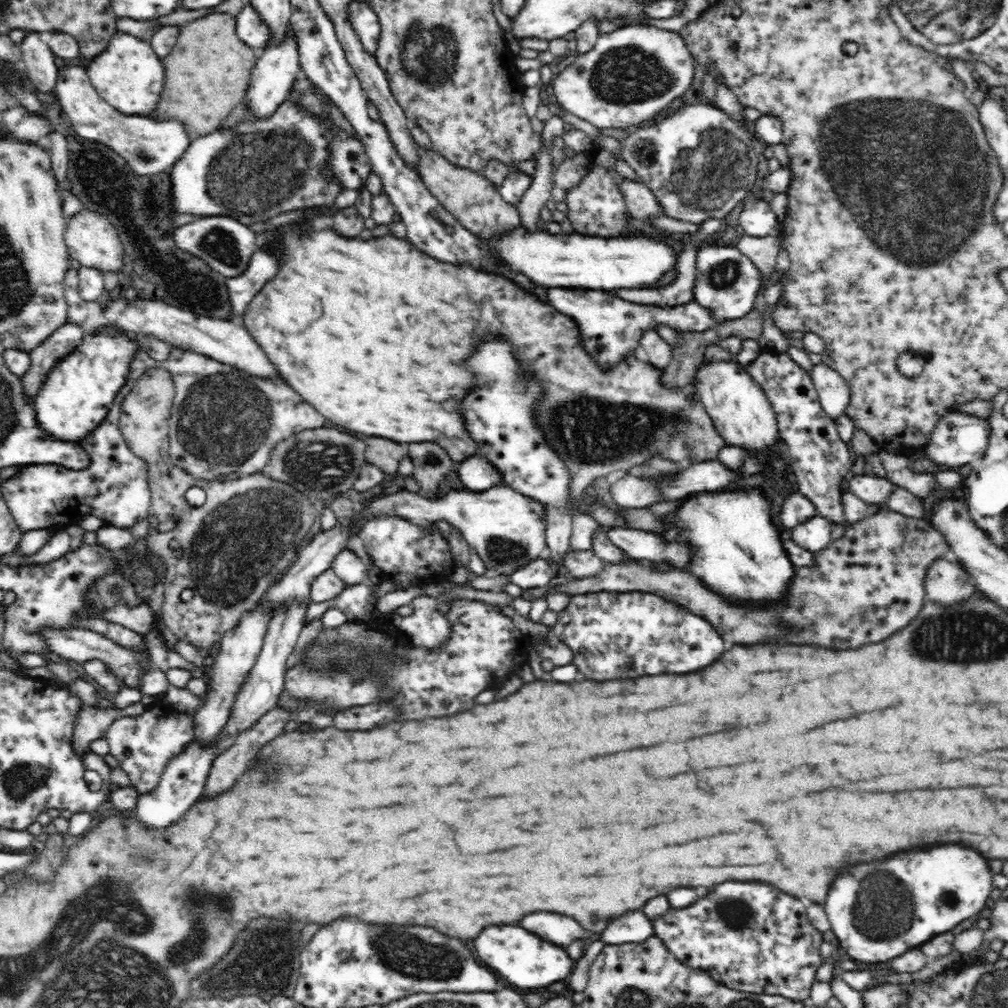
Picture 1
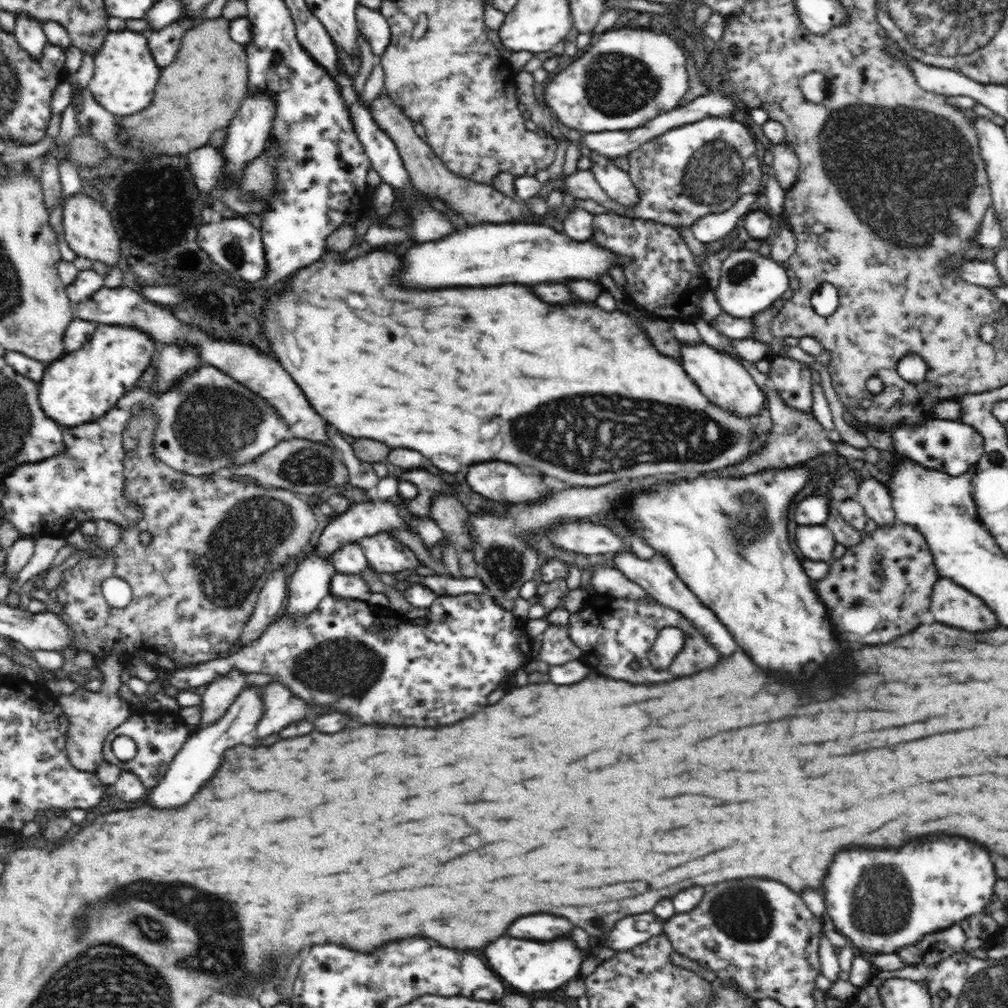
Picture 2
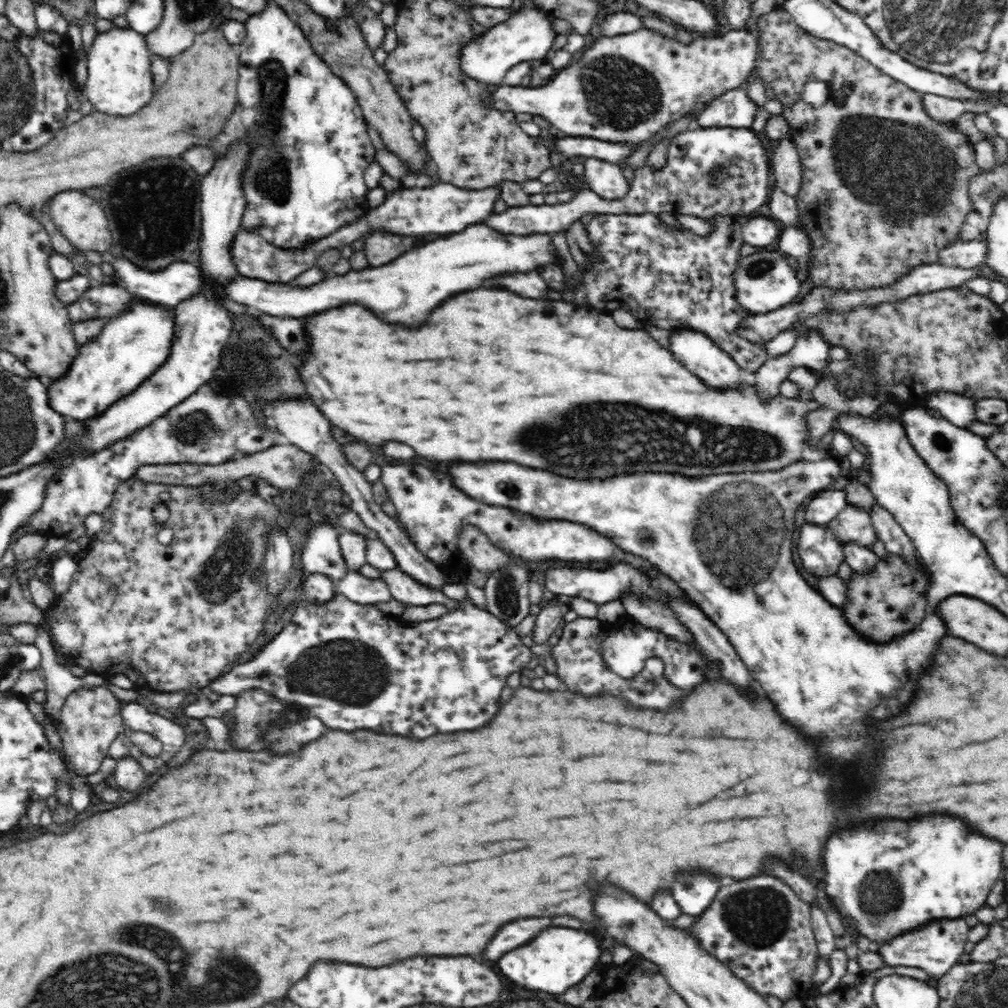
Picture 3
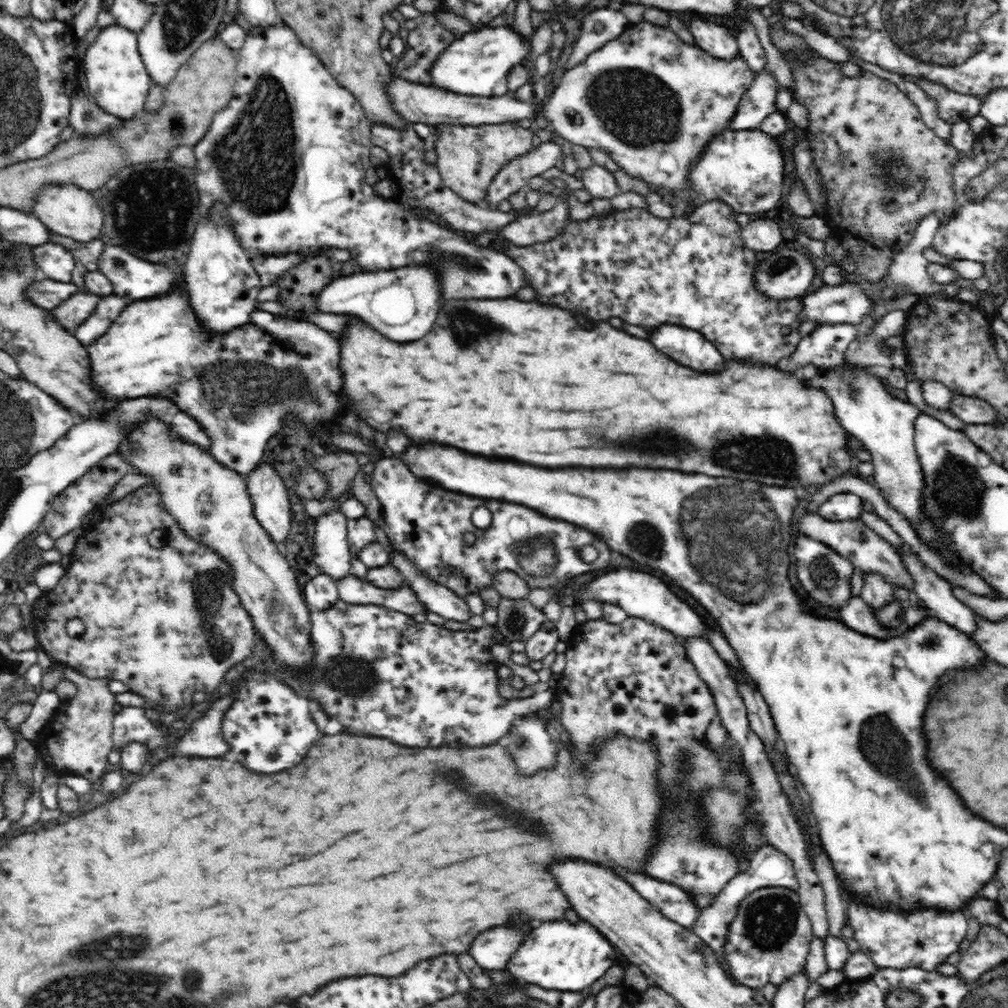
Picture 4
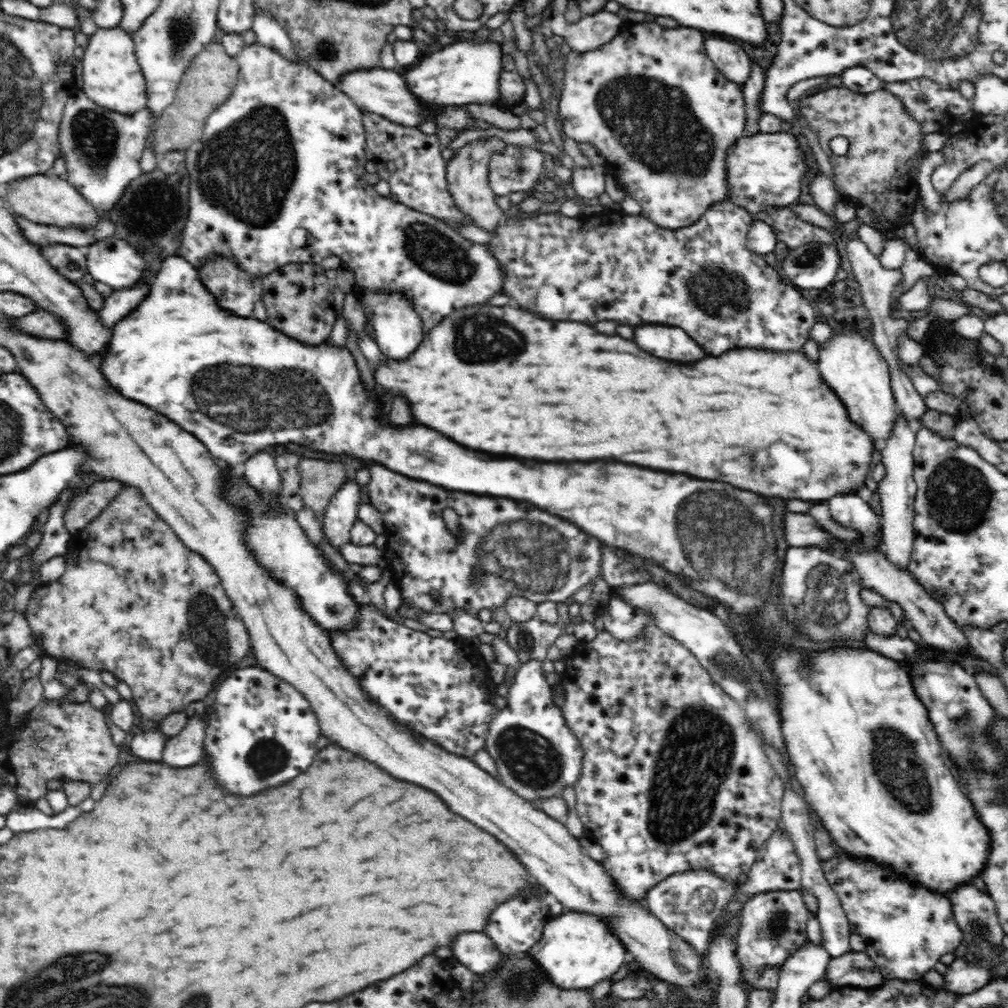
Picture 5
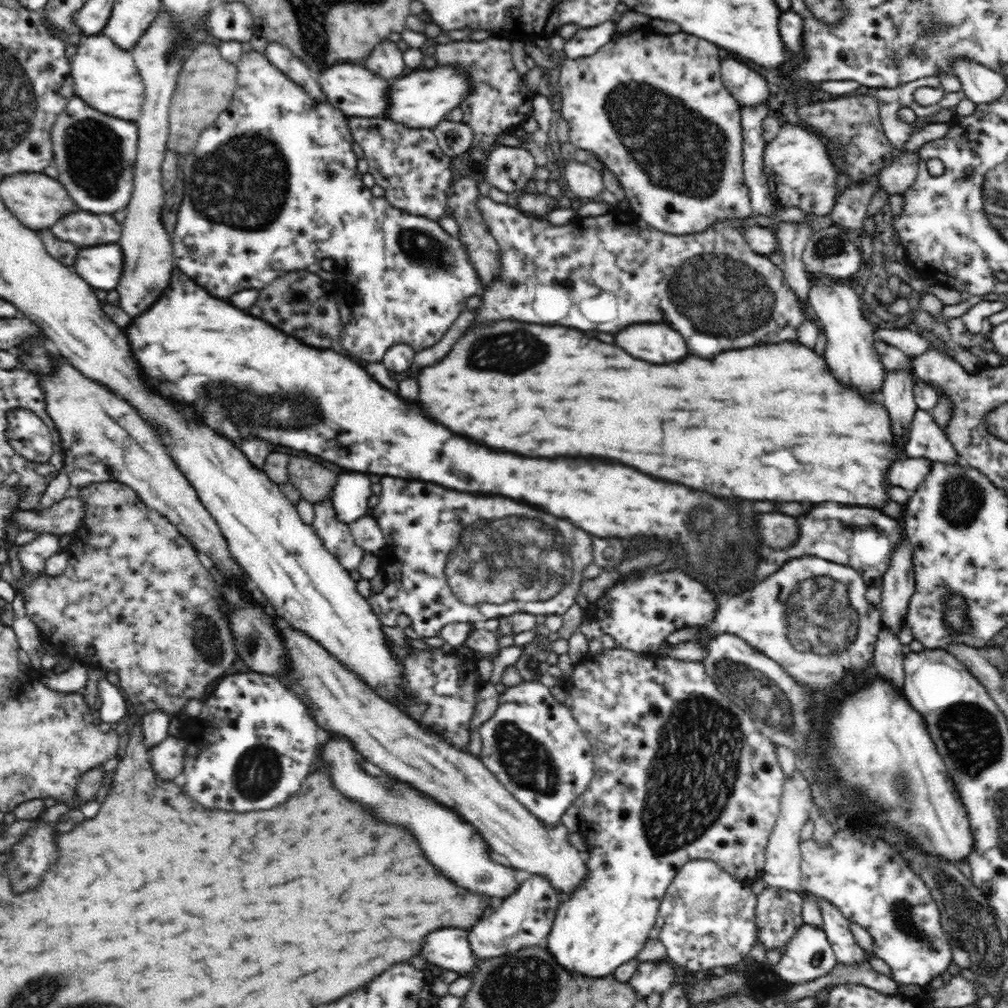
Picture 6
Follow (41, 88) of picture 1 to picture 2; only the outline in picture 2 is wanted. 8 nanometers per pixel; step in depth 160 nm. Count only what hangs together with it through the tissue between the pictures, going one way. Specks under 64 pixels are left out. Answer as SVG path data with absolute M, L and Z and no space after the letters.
M26 13L17 14L15 17L14 37L24 49L24 52L33 57L33 60L42 60L45 44L48 43L47 36L43 31L43 23L34 20Z

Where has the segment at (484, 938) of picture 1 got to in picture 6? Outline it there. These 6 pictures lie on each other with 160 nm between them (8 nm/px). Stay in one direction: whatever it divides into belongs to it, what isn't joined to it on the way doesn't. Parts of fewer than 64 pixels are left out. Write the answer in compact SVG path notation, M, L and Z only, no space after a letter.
M618 648L618 650L606 649L604 654L598 654L594 658L584 655L582 661L574 666L570 676L570 691L566 695L566 705L579 729L586 735L590 742L593 762L594 777L586 790L573 803L580 809L579 830L586 837L587 861L590 878L586 878L584 885L573 893L565 896L559 903L555 914L551 931L548 933L546 947L550 956L558 962L570 976L582 976L602 978L612 975L613 972L625 962L635 959L646 940L648 932L653 930L660 902L664 898L664 892L676 877L677 872L691 860L711 860L730 874L735 880L742 882L754 882L762 878L760 873L766 862L766 846L768 838L774 830L774 826L781 810L781 794L784 792L786 775L780 767L775 745L770 739L757 729L757 722L750 718L744 710L740 710L730 698L722 694L716 683L706 673L704 665L700 662L684 662L672 660L669 656L638 656L638 652L632 649Z

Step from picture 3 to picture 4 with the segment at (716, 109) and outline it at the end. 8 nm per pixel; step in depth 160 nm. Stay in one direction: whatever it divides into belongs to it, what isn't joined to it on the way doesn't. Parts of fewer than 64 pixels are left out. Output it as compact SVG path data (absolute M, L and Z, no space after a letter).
M762 71L756 75L753 85L738 102L734 118L730 118L730 122L726 124L728 129L735 131L758 129L767 116L772 112L779 112L786 116L787 130L794 130L796 126L788 119L786 112L776 107L776 94L779 90L778 81L770 71Z

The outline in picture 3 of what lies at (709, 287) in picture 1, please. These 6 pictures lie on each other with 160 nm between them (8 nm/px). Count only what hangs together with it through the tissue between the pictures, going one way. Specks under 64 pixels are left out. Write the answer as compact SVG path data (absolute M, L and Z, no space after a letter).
M780 250L756 252L740 259L739 267L734 274L735 299L739 308L746 309L749 314L766 314L777 308L793 303L801 288L796 267L791 259Z

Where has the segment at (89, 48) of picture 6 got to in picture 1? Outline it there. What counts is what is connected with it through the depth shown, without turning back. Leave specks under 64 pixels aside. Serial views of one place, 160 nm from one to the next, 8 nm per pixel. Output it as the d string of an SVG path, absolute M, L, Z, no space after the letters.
M118 32L106 50L90 60L85 68L96 92L110 106L122 114L147 116L158 106L164 86L164 68L158 58L148 41Z

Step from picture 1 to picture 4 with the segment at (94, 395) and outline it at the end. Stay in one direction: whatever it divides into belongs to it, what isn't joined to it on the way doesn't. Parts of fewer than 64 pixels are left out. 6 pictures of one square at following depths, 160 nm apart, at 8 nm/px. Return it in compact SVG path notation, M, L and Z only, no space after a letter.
M178 286L160 294L160 298L130 302L106 334L87 348L91 384L96 385L105 400L120 402L144 395L164 395L166 399L174 400L178 411L192 414L208 431L212 438L209 452L213 457L244 478L260 462L268 440L284 426L284 416L294 414L310 432L314 432L316 426L328 426L342 416L342 398L338 398L342 378L338 378L338 366L334 366L334 380L316 378L316 372L306 370L308 366L320 366L318 358L310 362L310 358L280 344L252 324L234 328L232 332L212 334L200 326L188 298L185 286Z

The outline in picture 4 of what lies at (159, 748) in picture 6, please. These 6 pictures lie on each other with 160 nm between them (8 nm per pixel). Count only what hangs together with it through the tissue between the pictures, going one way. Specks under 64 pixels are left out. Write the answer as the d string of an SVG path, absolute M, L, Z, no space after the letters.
M230 696L209 703L208 710L192 722L190 730L171 746L171 754L181 757L211 758L228 756L230 747L221 735L221 722L229 709Z

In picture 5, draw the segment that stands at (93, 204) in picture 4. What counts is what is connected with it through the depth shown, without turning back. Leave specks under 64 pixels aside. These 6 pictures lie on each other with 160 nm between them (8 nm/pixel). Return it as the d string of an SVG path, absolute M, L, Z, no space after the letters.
M51 173L36 174L16 179L5 185L6 200L10 208L18 216L23 216L32 222L50 226L66 228L92 229L98 220L97 208L94 208L80 193L80 191L65 178Z

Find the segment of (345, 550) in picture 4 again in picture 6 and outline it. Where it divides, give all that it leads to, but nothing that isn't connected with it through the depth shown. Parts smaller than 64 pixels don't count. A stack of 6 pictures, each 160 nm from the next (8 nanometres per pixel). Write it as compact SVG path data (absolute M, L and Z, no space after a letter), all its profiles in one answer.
M343 472L333 488L330 497L336 511L336 517L346 525L366 516L370 511L368 498L376 492L376 488L366 474Z

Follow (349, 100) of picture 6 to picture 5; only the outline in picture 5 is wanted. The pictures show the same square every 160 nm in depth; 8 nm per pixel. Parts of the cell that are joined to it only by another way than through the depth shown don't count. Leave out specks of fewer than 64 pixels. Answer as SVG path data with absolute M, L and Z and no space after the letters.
M378 67L368 70L357 70L346 73L336 86L353 99L354 104L363 113L374 113L390 119L392 122L407 127L418 127L424 121L434 121L434 124L446 129L466 129L474 128L474 118L464 114L460 106L425 106L417 95L409 90L408 82L404 75L400 75L393 70L385 70Z

